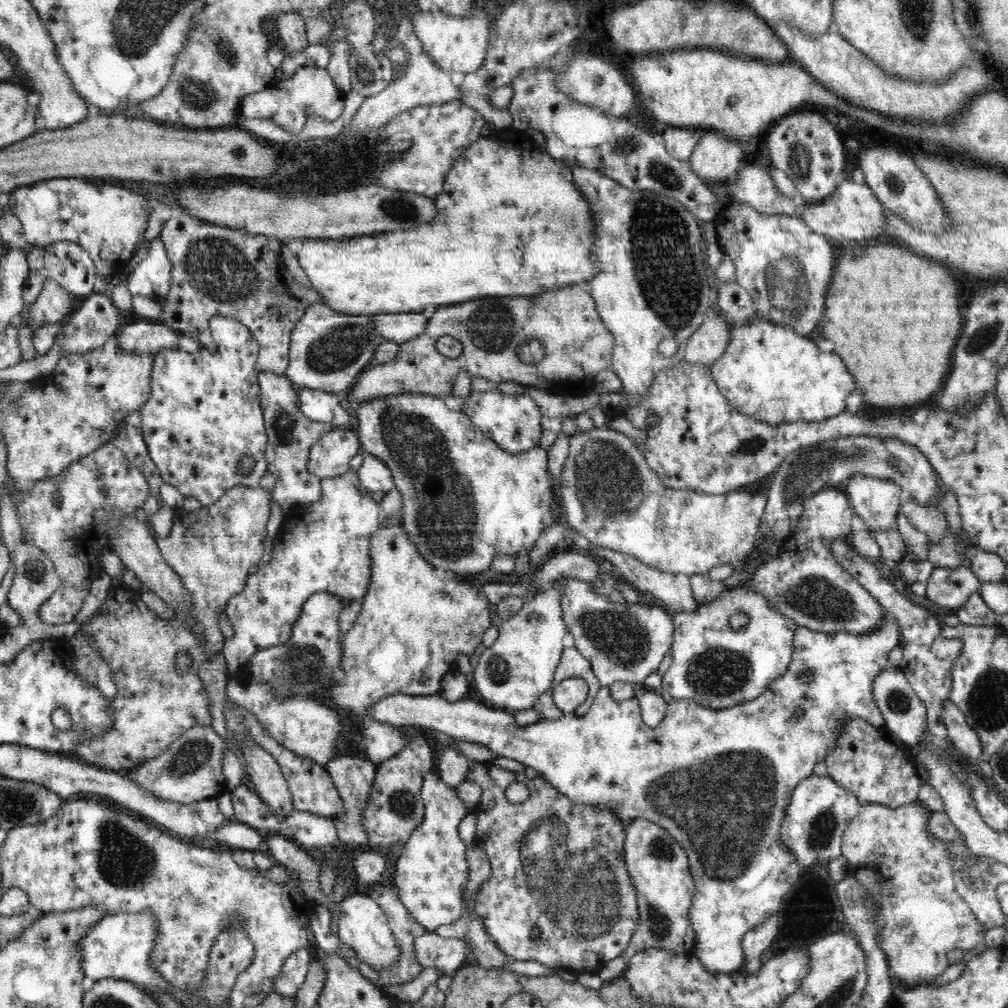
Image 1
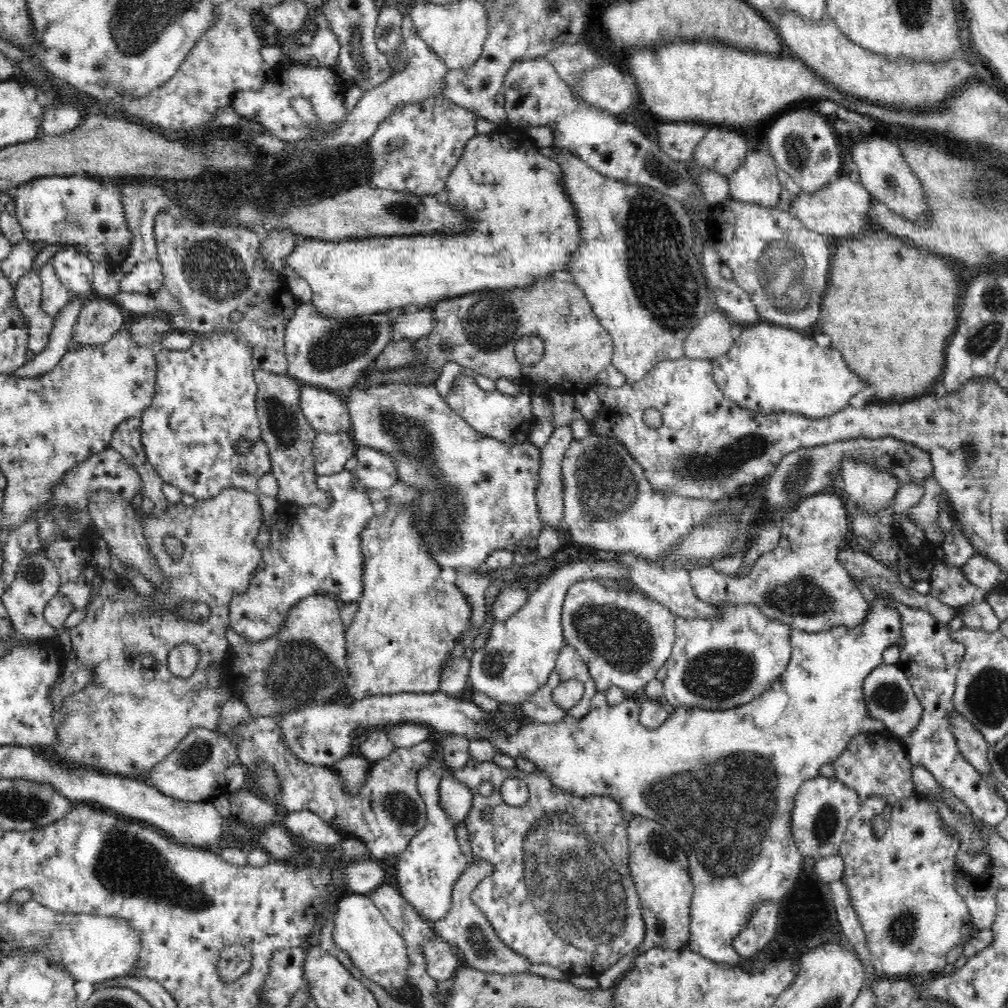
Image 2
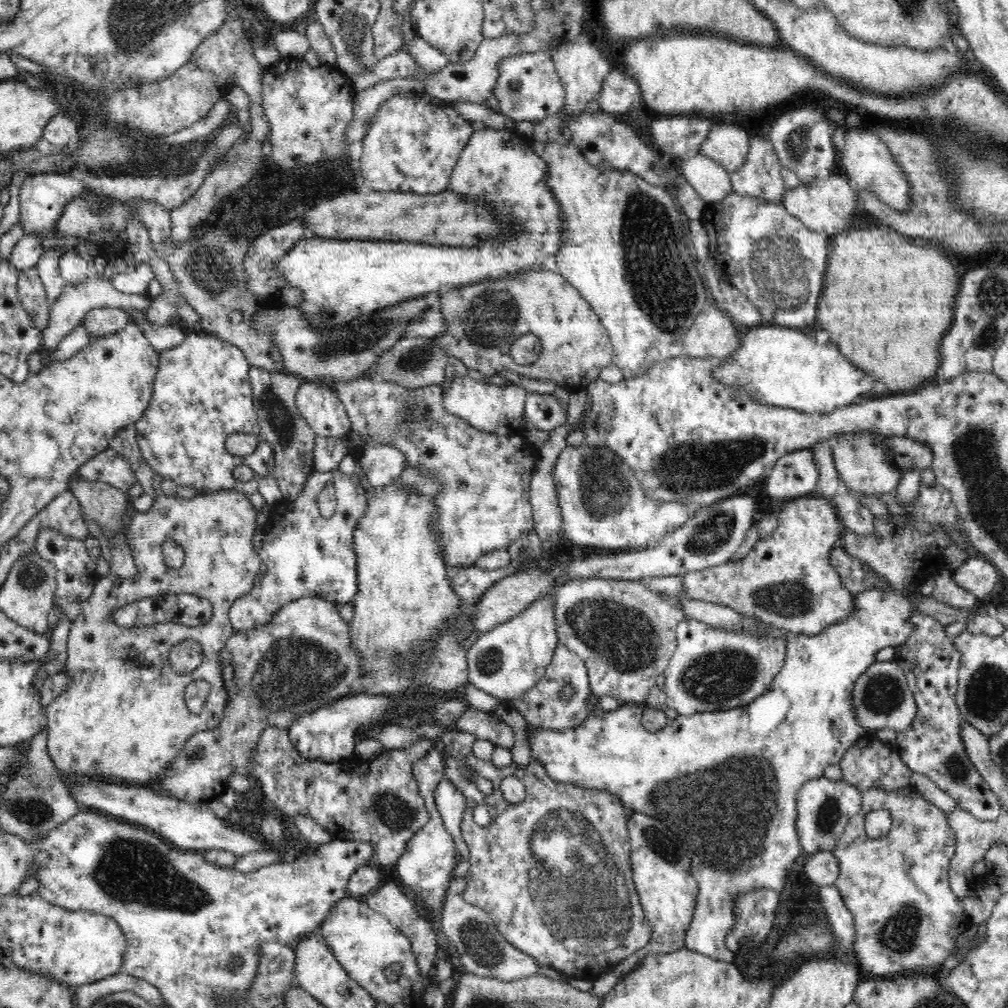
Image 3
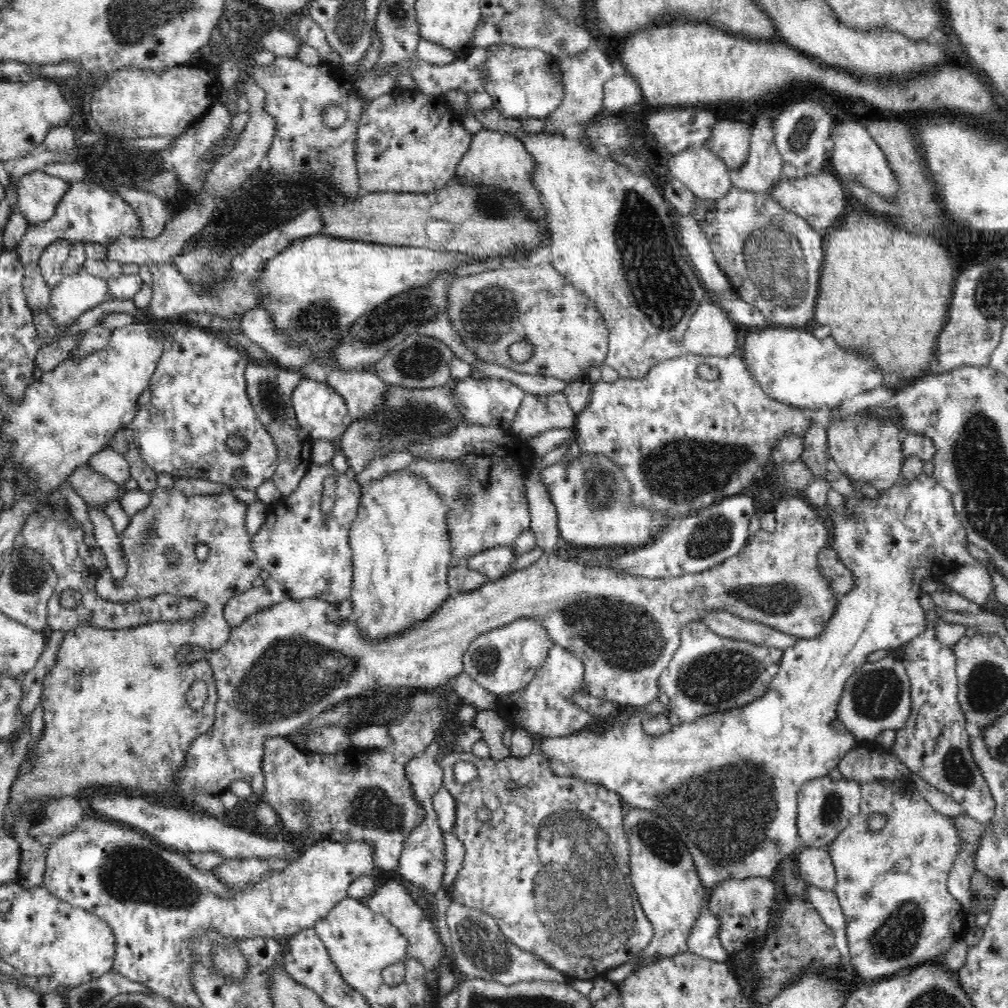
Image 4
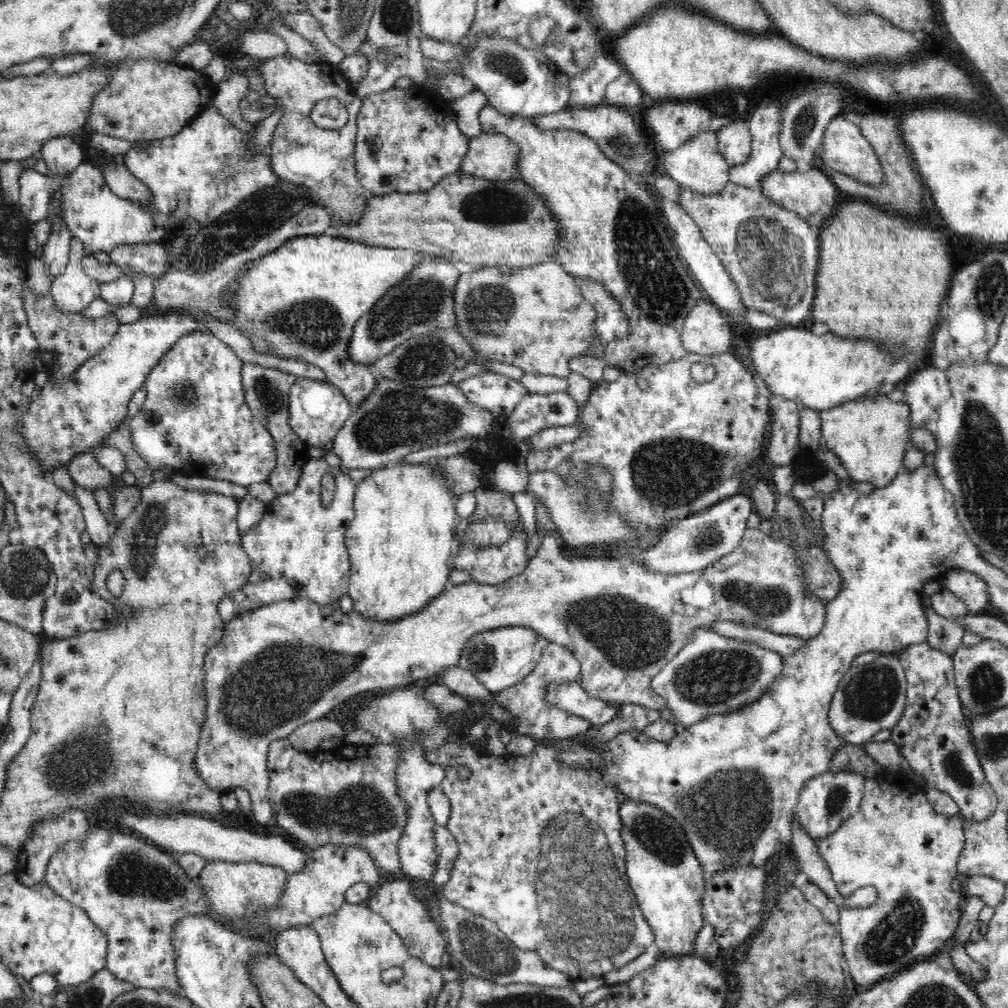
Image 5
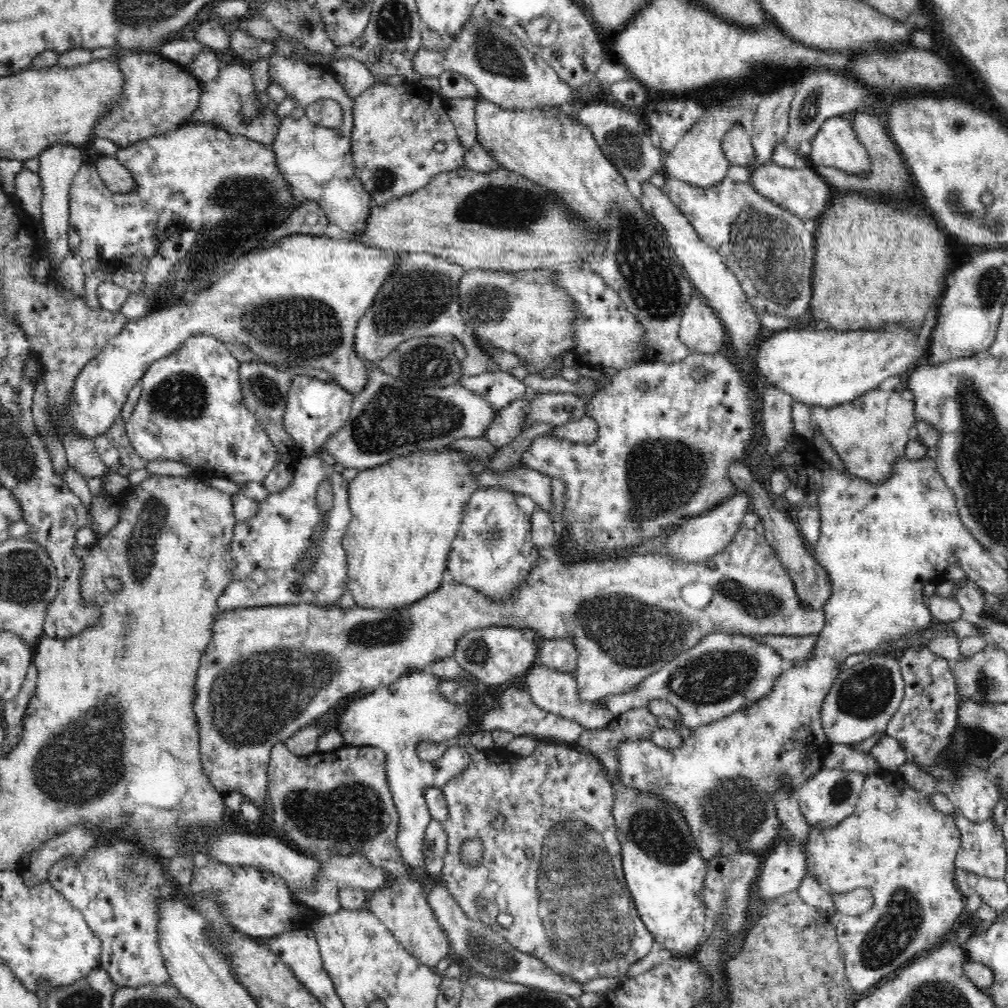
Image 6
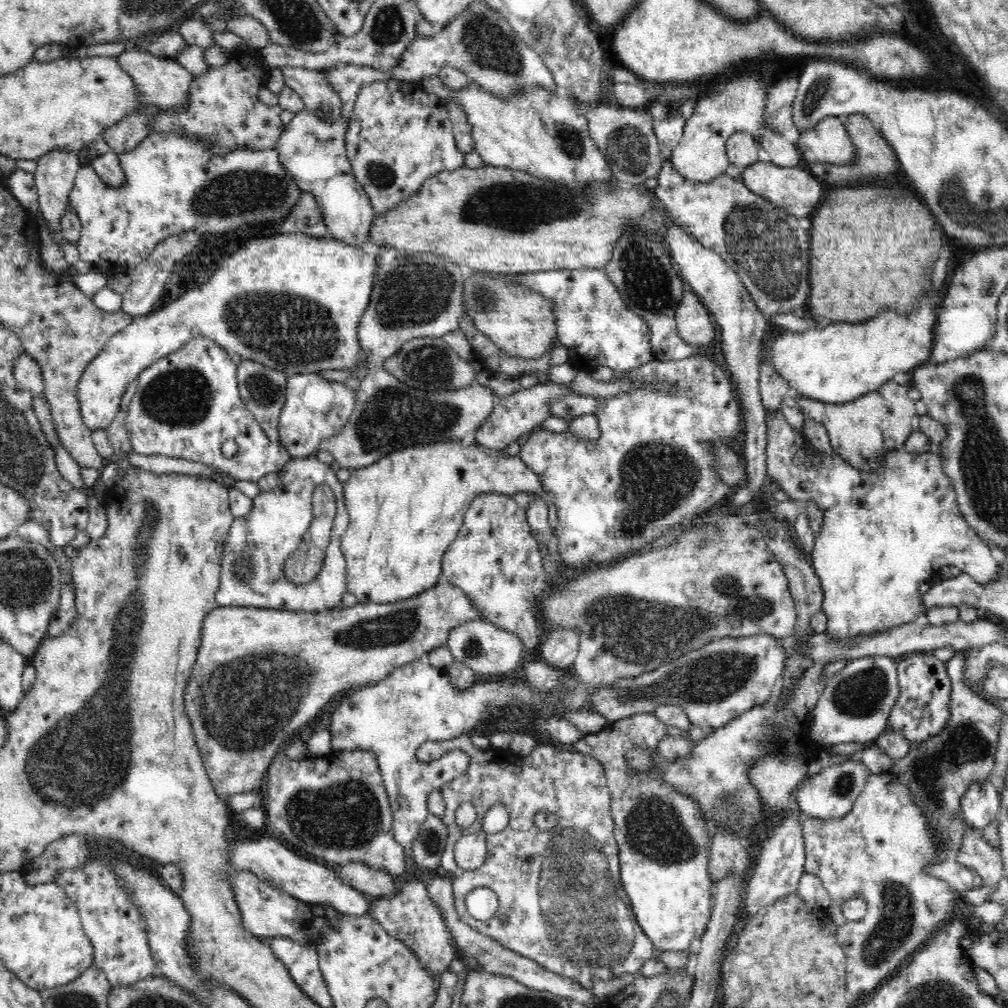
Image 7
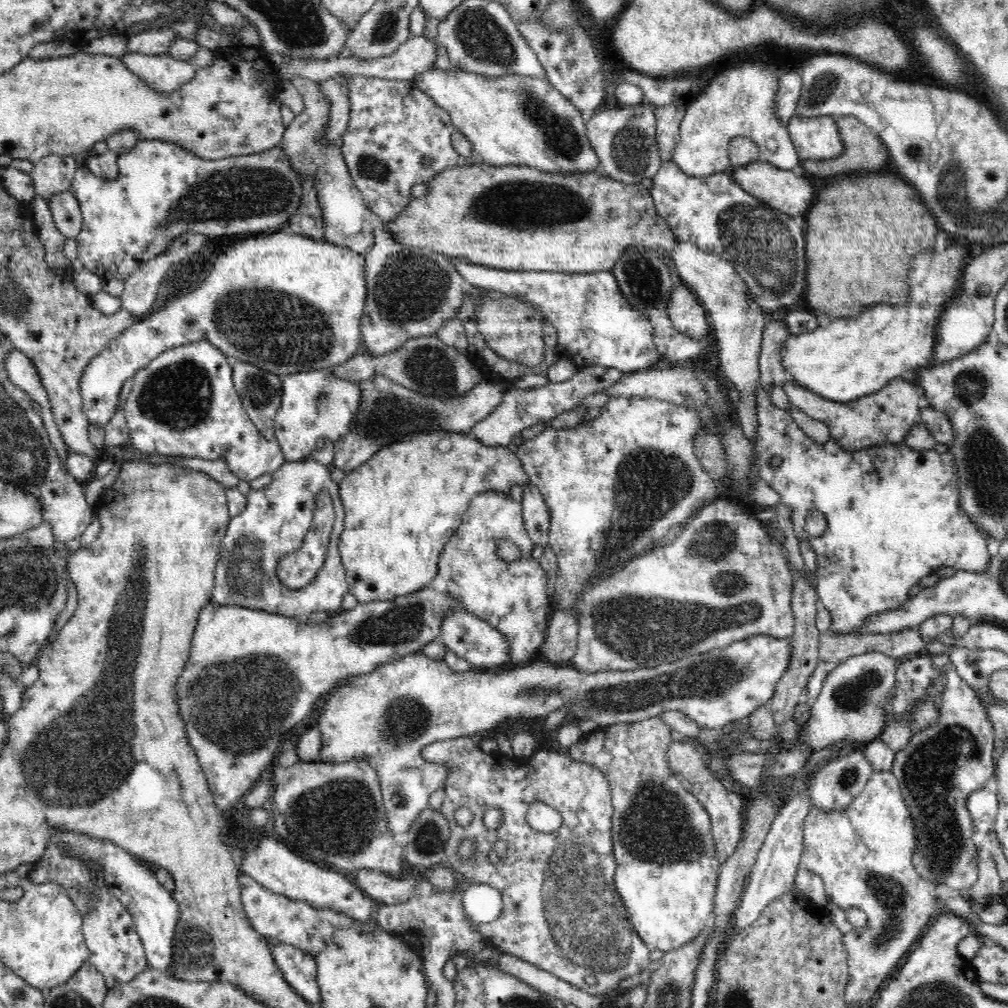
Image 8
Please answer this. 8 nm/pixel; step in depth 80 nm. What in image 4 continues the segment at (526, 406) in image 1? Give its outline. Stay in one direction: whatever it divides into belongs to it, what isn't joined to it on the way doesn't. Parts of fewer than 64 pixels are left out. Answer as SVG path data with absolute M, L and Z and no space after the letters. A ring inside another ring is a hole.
M470 376L454 385L454 395L456 395L456 401L458 401L460 413L470 421L470 424L497 426L508 432L511 430L512 421L526 393L513 382L494 377L478 379Z

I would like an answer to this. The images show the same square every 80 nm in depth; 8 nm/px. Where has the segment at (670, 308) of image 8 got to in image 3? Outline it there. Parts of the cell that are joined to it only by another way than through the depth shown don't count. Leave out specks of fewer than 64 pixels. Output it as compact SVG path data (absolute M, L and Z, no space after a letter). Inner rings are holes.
M712 301L707 302L683 337L684 354L692 358L726 358L738 350L736 324Z

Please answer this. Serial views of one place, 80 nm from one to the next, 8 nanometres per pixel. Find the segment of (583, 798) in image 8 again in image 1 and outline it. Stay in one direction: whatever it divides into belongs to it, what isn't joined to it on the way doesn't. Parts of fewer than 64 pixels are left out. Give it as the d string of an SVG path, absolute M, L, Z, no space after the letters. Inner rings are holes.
M474 761L473 765L469 765L467 770L466 781L476 782L481 786L482 796L475 811L477 818L477 829L473 842L478 848L482 848L483 852L491 862L491 877L488 881L484 881L483 885L475 892L474 902L476 914L484 927L486 933L490 934L490 939L494 944L498 945L509 958L516 961L526 962L526 960L536 960L550 968L566 968L570 972L576 973L598 973L606 962L618 958L624 954L626 948L630 946L630 940L634 936L634 930L638 926L638 899L636 899L636 889L634 883L628 874L626 863L624 862L624 842L625 828L618 814L613 810L602 805L602 808L593 809L593 806L582 805L582 803L572 802L566 794L558 792L544 777L536 776L531 778L525 772L516 773L502 769L492 762ZM521 781L529 788L529 797L524 802L512 804L505 795L506 787L511 782ZM540 928L540 935L537 940L532 939L532 930Z

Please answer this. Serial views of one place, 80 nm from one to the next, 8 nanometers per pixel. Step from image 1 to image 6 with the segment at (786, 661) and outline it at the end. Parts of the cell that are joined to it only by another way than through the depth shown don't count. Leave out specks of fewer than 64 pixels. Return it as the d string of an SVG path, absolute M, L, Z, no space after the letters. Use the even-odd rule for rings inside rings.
M714 632L702 638L694 648L667 662L655 674L650 674L635 689L608 695L600 702L618 717L626 710L648 707L654 698L667 700L678 709L679 724L694 729L722 720L766 698L782 675L782 659L778 651L750 635Z

